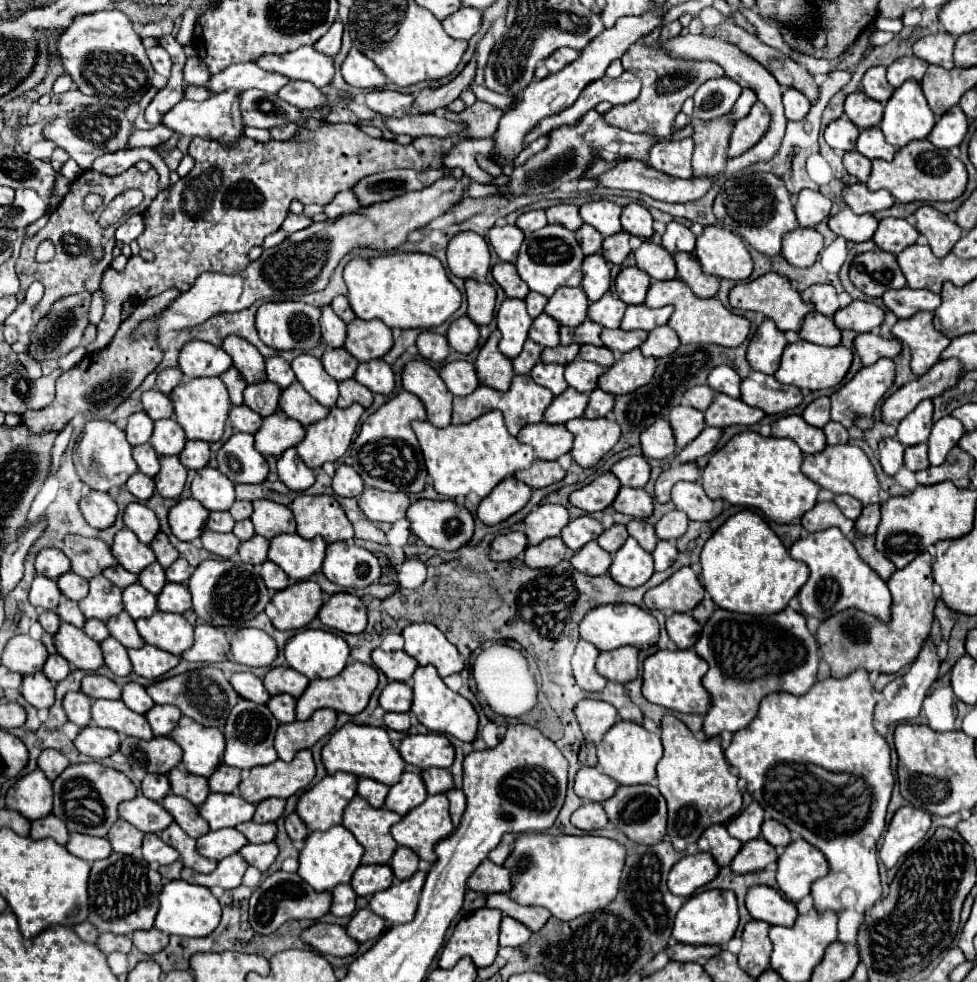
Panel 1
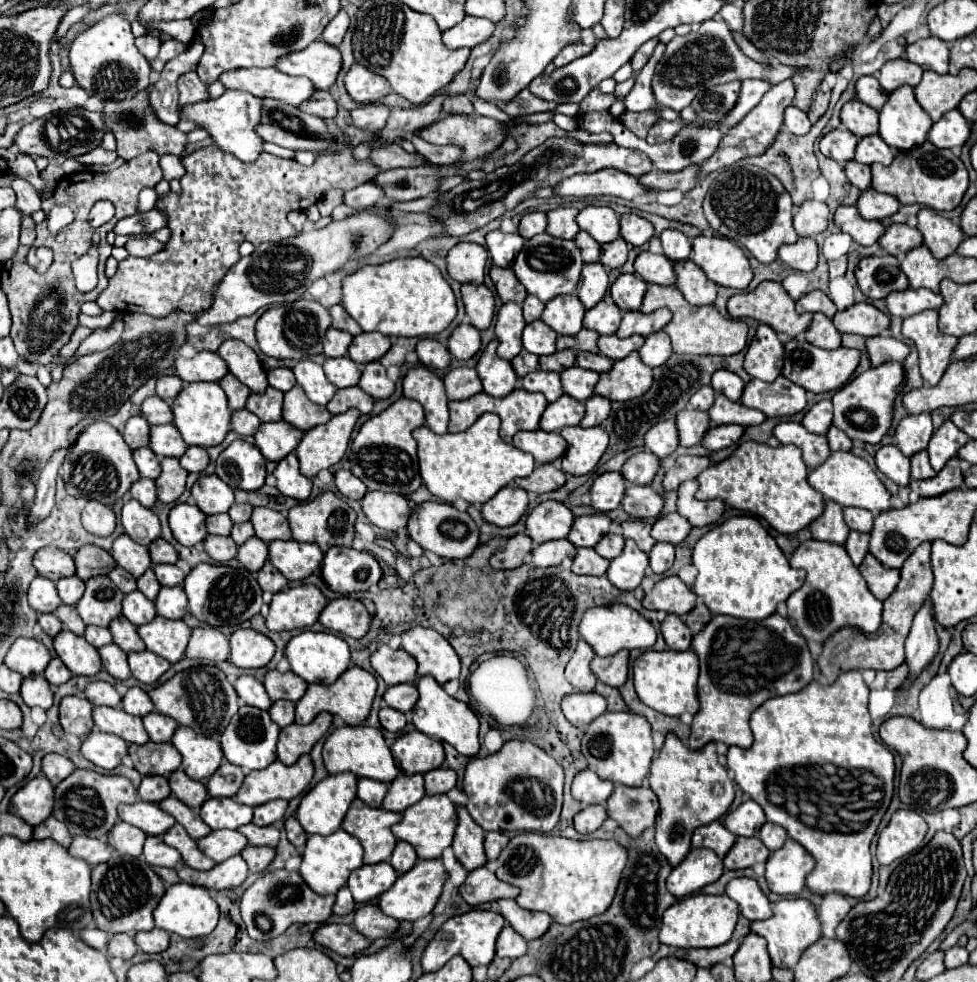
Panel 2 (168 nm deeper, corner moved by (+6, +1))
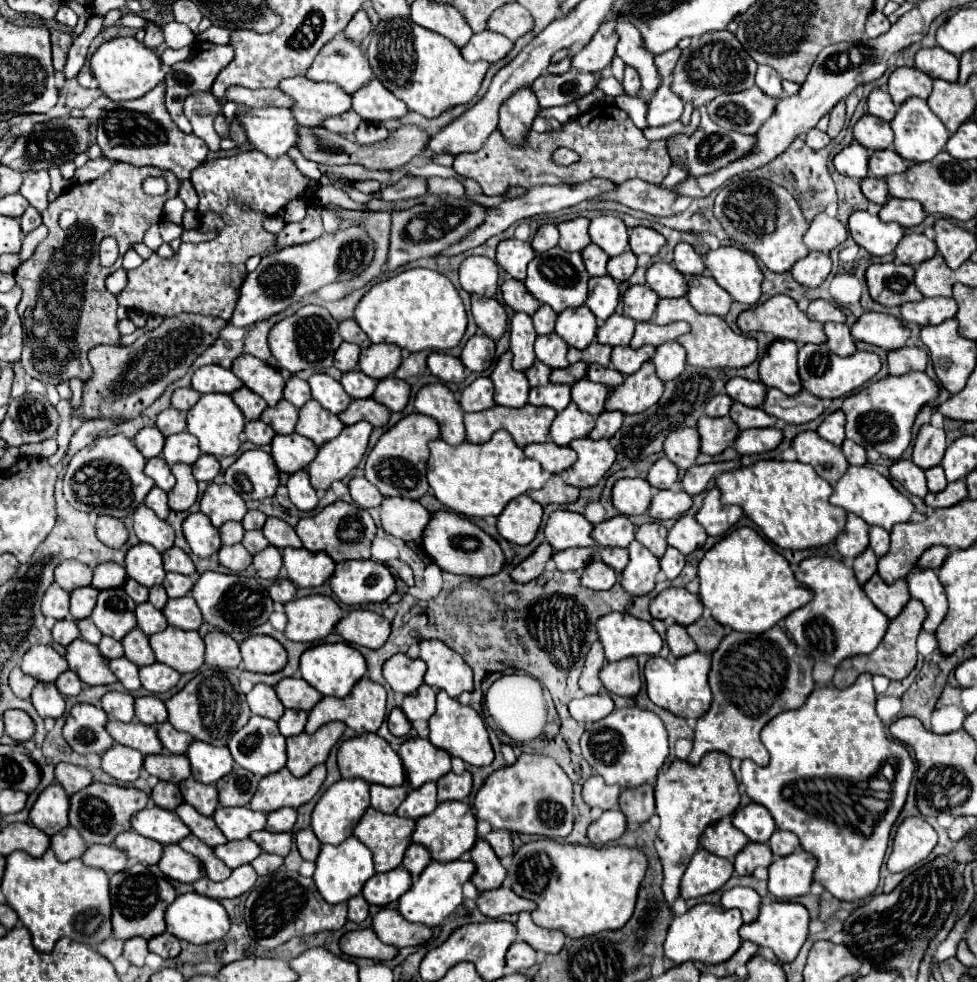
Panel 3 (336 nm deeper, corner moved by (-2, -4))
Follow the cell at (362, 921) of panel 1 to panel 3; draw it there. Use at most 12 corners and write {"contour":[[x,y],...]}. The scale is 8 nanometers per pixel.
{"contour":[[383,908],[373,916],[377,938],[395,948],[419,946],[431,928]]}

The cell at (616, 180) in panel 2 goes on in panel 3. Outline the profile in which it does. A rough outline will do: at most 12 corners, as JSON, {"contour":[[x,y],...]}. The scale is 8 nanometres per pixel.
{"contour":[[615,182],[535,186],[493,208],[487,220],[447,250],[471,250],[513,222],[551,214],[615,190]]}

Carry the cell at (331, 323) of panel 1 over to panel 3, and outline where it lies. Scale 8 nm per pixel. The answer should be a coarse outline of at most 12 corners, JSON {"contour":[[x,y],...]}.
{"contour":[[343,342],[335,352],[335,368],[355,370],[361,348]]}

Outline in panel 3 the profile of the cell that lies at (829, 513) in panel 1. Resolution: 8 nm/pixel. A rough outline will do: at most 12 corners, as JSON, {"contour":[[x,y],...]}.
{"contour":[[859,516],[835,540],[843,558],[855,558],[869,546],[867,528]]}

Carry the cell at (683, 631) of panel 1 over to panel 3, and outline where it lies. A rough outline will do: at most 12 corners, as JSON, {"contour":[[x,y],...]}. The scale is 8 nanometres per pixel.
{"contour":[[685,626],[667,628],[667,644],[677,658],[697,652]]}

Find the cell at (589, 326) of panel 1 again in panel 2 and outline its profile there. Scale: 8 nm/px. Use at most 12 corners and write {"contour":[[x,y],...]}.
{"contour":[[581,329],[573,337],[561,335],[557,351],[599,353],[599,333]]}

